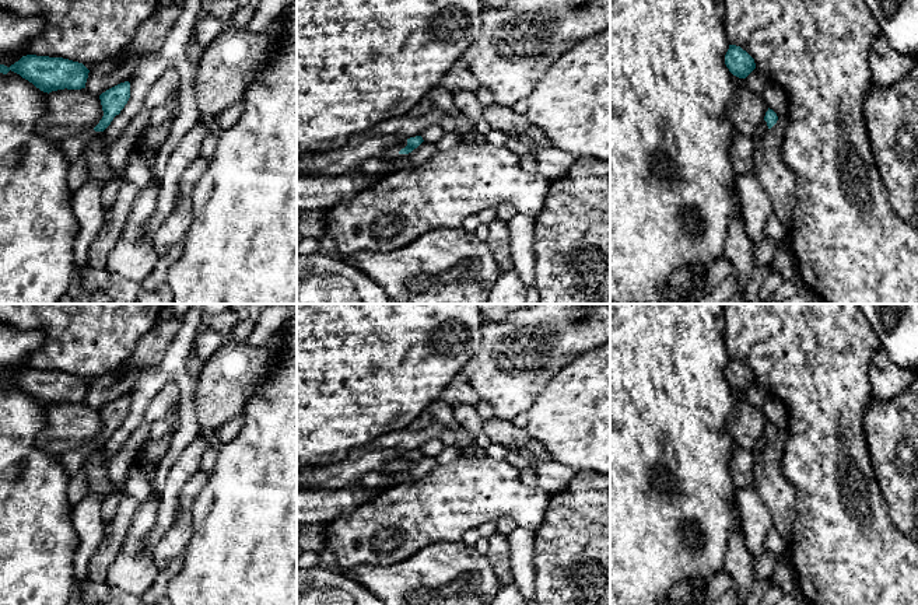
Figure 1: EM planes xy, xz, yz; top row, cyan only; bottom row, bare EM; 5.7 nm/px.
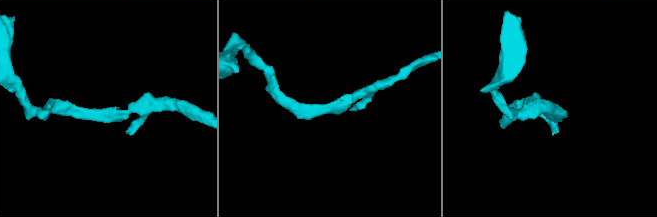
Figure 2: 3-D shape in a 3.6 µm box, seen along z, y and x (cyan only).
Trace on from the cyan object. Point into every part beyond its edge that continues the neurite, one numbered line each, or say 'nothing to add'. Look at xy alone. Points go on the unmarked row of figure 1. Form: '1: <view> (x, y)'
1: xy (73, 461)

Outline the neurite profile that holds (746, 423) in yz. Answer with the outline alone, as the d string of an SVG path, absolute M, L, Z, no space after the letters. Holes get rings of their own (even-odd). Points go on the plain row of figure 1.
M736 399L728 417L726 429L735 444L751 451L764 434L768 419L761 408L743 399Z

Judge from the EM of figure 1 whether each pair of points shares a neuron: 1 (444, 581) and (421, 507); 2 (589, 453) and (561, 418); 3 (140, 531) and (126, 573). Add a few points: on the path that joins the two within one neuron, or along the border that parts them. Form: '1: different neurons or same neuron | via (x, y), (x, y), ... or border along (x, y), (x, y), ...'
1: different neurons | border along (461, 539), (455, 542), (433, 542), (403, 559)
2: same neuron | via (588, 444), (570, 426)
3: same neuron | via (135, 541), (132, 563)

